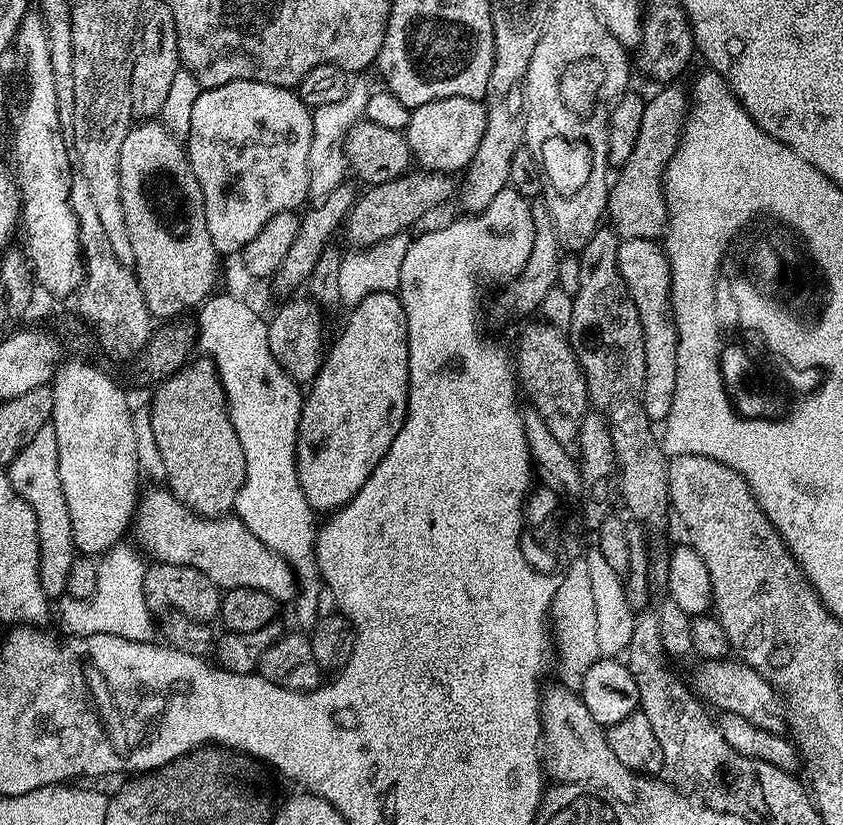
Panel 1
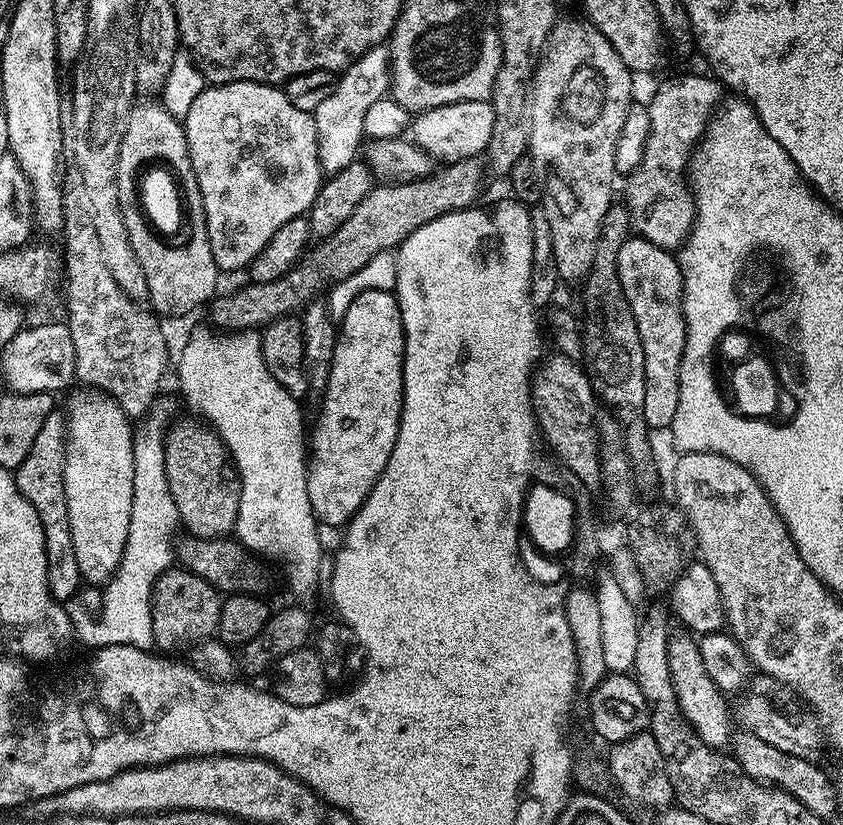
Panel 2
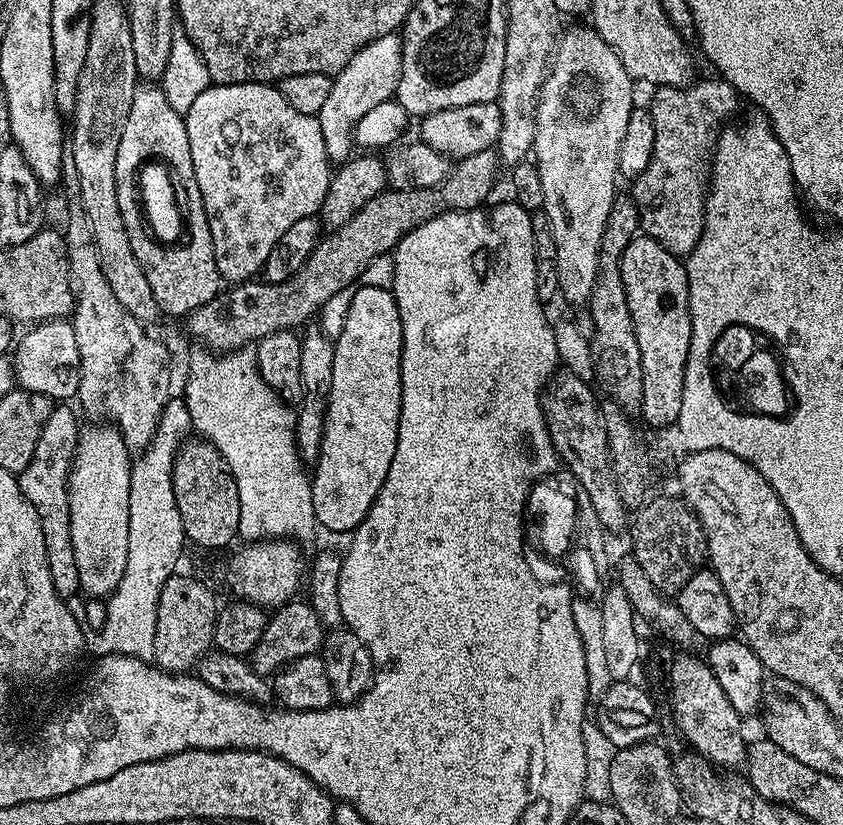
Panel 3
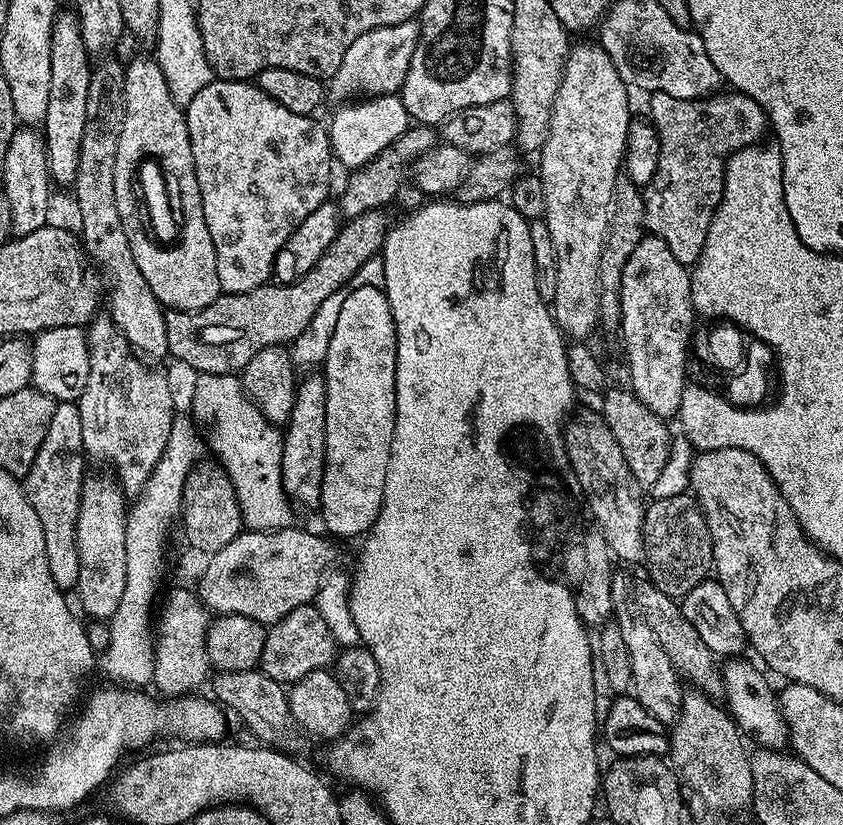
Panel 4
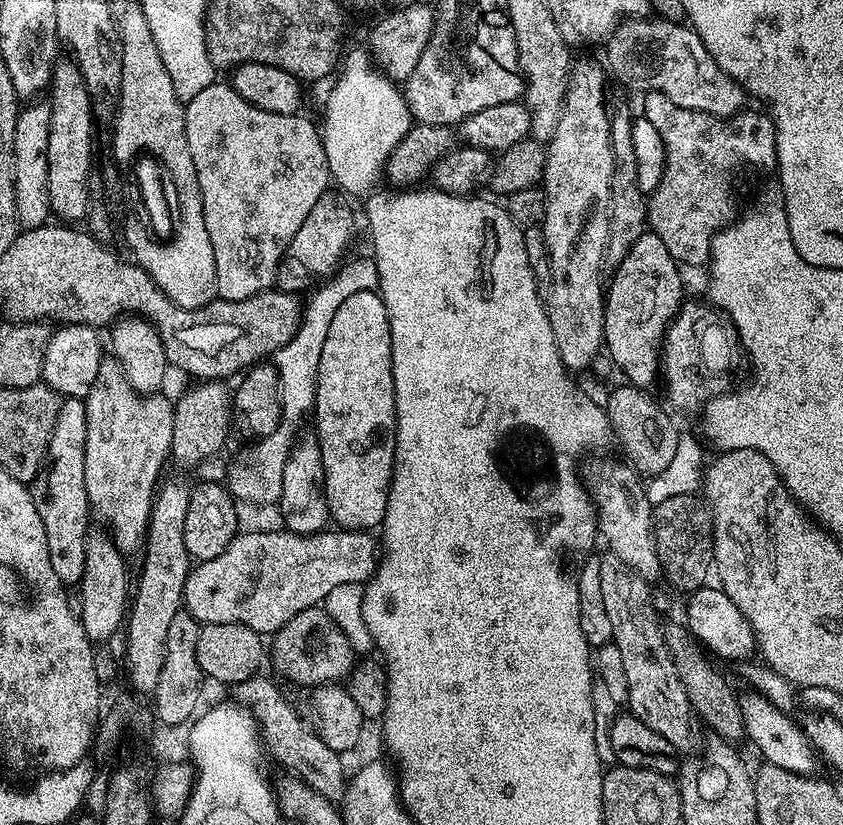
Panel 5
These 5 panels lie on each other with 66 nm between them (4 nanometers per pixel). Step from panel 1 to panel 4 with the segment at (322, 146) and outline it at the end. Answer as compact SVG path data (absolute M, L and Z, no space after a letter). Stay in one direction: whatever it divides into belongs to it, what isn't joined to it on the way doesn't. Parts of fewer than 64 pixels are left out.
M416 20L398 22L396 26L378 26L378 30L366 30L362 38L354 41L354 46L346 50L346 58L342 58L342 66L330 77L326 92L336 102L348 102L353 98L388 98L399 93L406 82L406 74L410 70L410 58L414 54L414 46L418 46L420 25Z

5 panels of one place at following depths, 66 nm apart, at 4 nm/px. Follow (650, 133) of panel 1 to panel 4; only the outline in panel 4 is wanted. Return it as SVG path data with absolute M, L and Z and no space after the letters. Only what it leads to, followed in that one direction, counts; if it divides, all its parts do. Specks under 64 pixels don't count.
M728 90L725 96L720 95L708 95L699 100L683 100L659 91L651 93L650 96L650 119L660 139L660 153L654 178L650 178L650 182L642 188L644 227L651 235L666 241L670 246L670 254L674 254L674 258L678 258L678 262L686 266L695 265L696 259L702 254L710 222L722 198L726 158L734 155L740 148L759 145L763 141L760 139L764 136L764 128L766 132L769 127L767 112L762 110L762 106L758 106L758 102L754 102L754 98L735 90Z

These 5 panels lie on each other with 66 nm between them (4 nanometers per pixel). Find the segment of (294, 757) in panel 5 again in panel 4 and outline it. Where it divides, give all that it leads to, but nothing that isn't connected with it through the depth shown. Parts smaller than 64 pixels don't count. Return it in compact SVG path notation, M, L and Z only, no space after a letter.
M256 668L237 672L216 672L211 677L211 684L213 692L211 695L229 713L237 712L241 722L260 739L257 741L261 745L289 754L299 753L298 750L303 746L305 737L290 712L285 685L274 682L274 678Z

